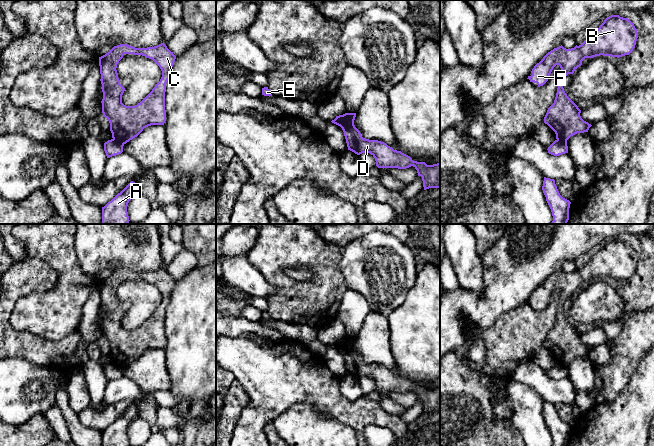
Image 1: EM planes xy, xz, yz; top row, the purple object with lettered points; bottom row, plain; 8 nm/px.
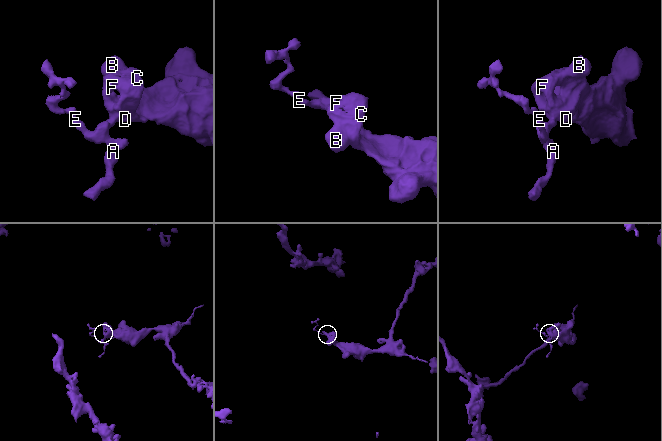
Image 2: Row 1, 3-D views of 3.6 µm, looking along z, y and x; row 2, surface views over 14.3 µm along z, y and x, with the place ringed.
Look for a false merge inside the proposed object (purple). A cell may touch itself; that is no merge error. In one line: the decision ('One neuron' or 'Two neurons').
Two neurons

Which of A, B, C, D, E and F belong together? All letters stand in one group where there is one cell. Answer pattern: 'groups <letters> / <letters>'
groups A E / B C D F

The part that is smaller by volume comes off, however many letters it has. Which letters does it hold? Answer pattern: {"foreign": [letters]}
{"foreign": ["A", "E"]}

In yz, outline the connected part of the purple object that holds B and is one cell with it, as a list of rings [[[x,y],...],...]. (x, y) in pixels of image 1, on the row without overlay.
[[[611,239],[581,269],[571,273],[566,273],[562,269],[554,272],[534,290],[532,299],[527,303],[536,307],[538,311],[548,305],[556,289],[561,292],[554,327],[544,341],[544,347],[555,356],[557,364],[567,365],[577,357],[588,356],[592,350],[581,342],[581,334],[565,317],[565,301],[573,298],[585,282],[600,279],[619,282],[629,279],[635,272],[637,262],[637,253],[629,243]]]

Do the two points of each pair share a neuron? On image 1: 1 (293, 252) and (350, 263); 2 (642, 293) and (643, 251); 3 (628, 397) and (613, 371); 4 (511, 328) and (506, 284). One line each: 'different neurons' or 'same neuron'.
1: different neurons
2: same neuron
3: different neurons
4: different neurons

